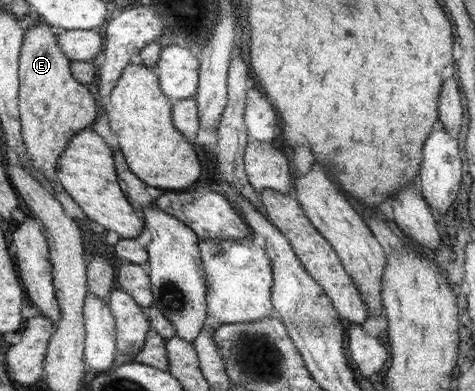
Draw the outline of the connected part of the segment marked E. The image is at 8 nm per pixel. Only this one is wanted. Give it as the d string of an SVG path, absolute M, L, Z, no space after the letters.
M39 20L32 25L24 34L24 41L19 57L19 87L18 87L18 110L20 110L20 124L22 124L22 141L26 154L30 156L32 166L43 174L47 179L50 192L59 193L60 183L57 181L57 166L60 155L66 150L70 140L82 130L93 126L98 117L98 105L96 98L86 86L80 83L72 75L70 70L71 59L62 52L58 46L58 36L50 30L52 26Z

